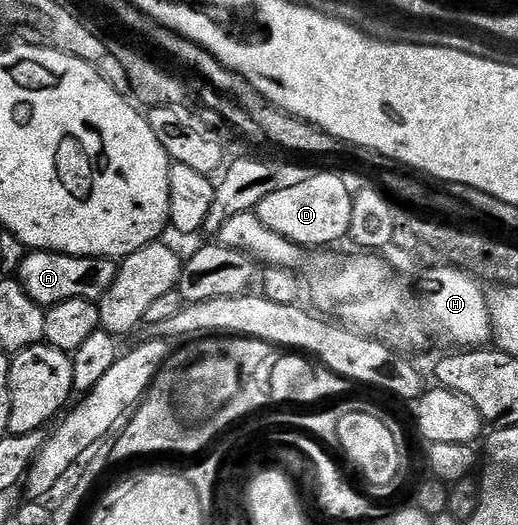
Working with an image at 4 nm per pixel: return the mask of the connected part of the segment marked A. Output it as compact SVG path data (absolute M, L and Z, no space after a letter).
M33 249L25 252L18 270L20 285L34 299L34 303L45 307L57 305L66 299L86 299L99 302L116 278L118 265L110 257L79 257L69 253L51 253L49 249Z

